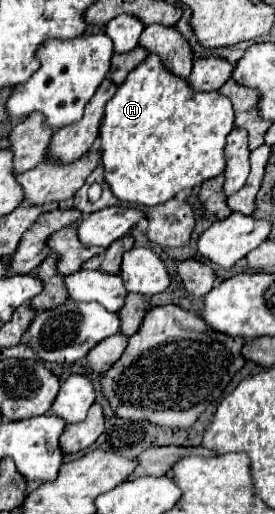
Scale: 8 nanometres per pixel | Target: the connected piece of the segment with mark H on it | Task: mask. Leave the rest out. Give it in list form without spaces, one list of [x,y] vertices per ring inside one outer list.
[[[150,54],[142,64],[138,64],[128,78],[118,86],[114,98],[106,104],[106,116],[100,126],[100,150],[104,164],[104,178],[110,184],[116,198],[130,204],[156,206],[174,198],[182,190],[192,190],[194,186],[216,178],[226,168],[224,146],[226,136],[234,128],[232,102],[224,94],[216,92],[196,92],[184,78],[176,78],[162,62],[160,56]]]

